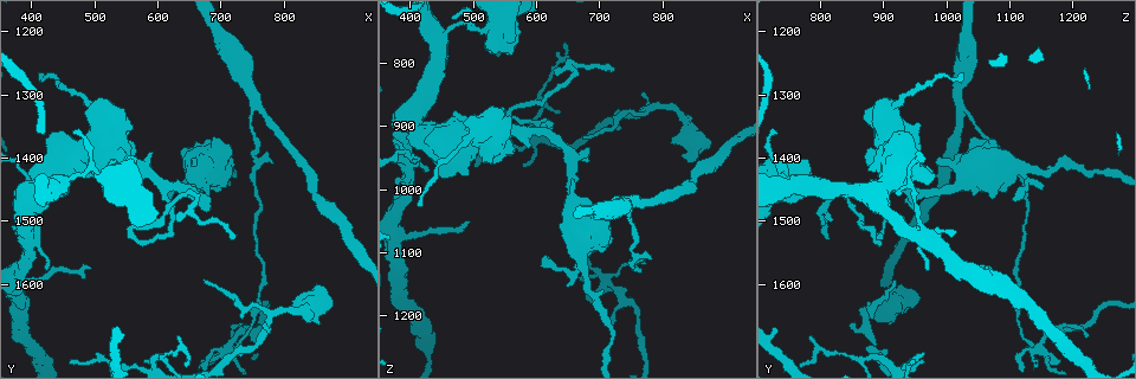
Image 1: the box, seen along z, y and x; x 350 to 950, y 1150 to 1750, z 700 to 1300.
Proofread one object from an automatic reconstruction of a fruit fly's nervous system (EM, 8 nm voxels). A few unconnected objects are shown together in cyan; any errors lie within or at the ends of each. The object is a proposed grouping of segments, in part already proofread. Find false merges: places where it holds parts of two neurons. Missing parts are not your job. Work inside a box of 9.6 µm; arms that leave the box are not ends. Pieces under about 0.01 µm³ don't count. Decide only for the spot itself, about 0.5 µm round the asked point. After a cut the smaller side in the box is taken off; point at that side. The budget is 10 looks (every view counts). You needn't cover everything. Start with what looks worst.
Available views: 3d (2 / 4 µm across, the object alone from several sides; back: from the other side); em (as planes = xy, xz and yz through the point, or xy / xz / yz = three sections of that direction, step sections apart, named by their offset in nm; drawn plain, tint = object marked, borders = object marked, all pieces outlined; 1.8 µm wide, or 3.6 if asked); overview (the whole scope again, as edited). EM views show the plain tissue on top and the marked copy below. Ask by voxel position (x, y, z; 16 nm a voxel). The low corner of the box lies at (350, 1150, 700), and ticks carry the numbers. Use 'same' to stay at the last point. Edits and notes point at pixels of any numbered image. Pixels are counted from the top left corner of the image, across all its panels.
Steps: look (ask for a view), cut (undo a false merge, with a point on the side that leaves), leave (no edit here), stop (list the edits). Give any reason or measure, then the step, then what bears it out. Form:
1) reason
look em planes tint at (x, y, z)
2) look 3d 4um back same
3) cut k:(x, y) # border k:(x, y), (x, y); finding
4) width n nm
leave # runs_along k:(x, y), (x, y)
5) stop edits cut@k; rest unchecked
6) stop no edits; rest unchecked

a fork
look 3d 4um at (655, 1460, 950)

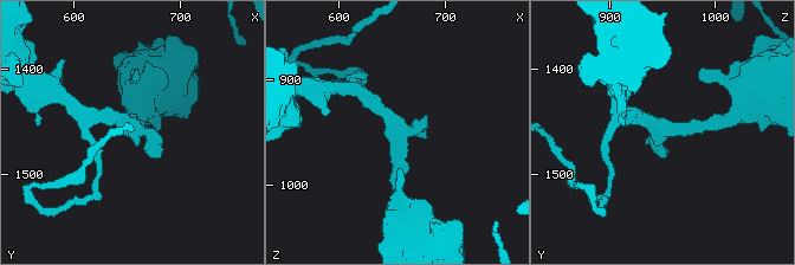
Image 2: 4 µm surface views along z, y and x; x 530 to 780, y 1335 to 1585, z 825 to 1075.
look em yz step 16 tint at (654, 1458, 950)

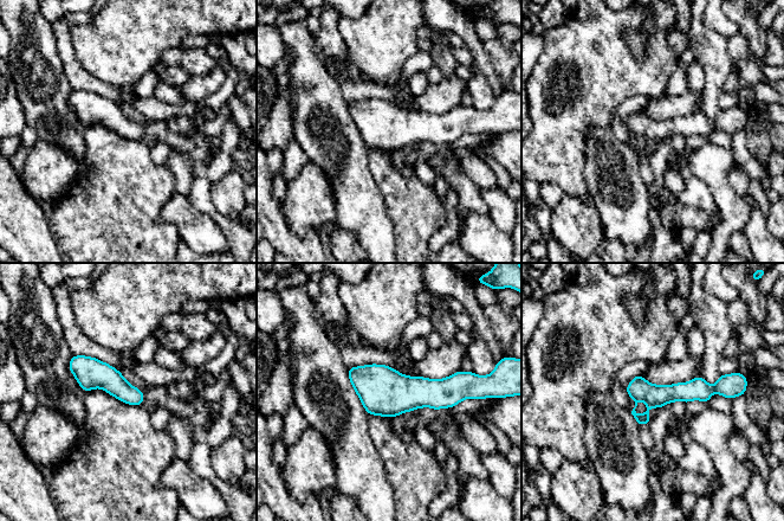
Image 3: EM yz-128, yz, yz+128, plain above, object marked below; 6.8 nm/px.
look em planes borders same

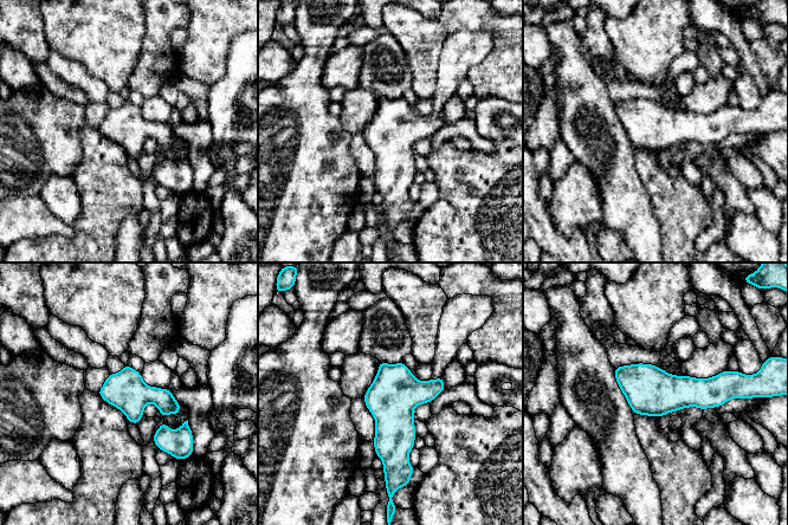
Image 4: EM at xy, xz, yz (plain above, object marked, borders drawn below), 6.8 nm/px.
leave # one neuron here

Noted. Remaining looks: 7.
sharp bend
look em xz step 16 tint at (395, 1515, 950)

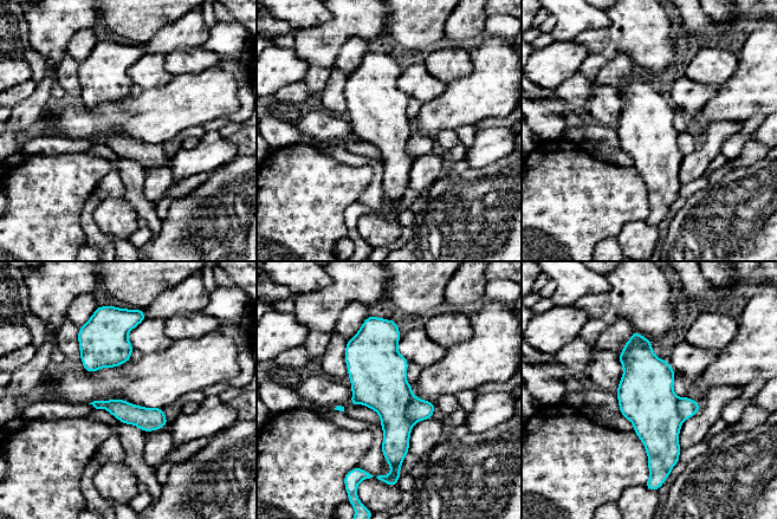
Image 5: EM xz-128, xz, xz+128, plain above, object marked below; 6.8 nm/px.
look em planes tint same

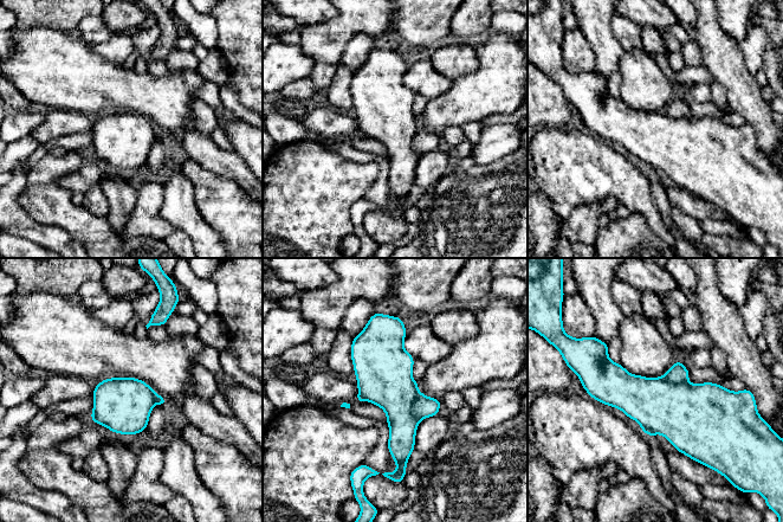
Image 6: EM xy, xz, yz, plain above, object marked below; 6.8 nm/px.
width 380 nm
cut 6:(424, 406) # border 6:(418, 393), (412, 412), (420, 420); a second neuron is stuck on

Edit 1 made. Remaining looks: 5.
look overview

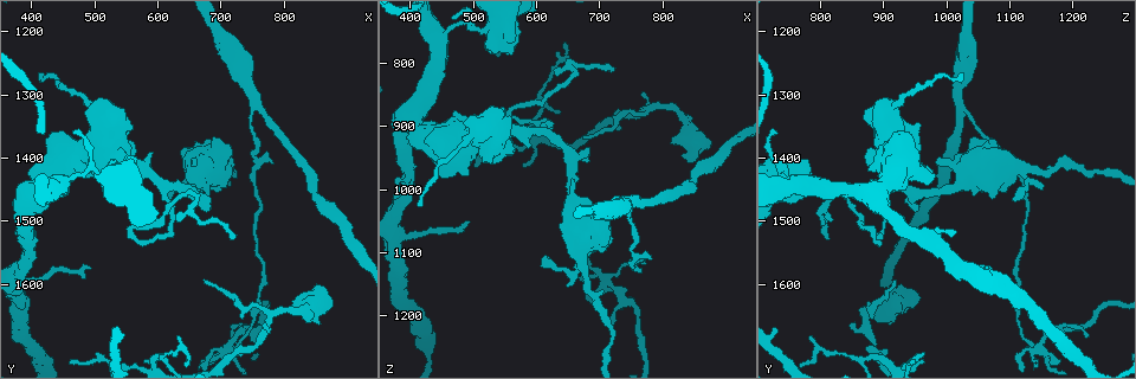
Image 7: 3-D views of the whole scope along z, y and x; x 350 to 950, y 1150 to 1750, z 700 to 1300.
two arms at a narrow angle
look 3d 4um at (455, 1390, 915)

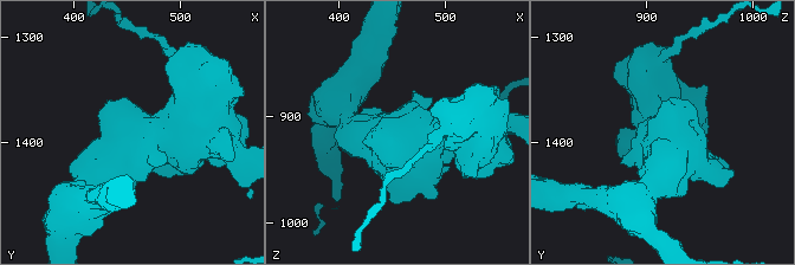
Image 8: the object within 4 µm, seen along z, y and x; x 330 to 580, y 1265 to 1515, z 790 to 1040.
need the tissue
look em 3.6um planes tint at (452, 1388, 916)

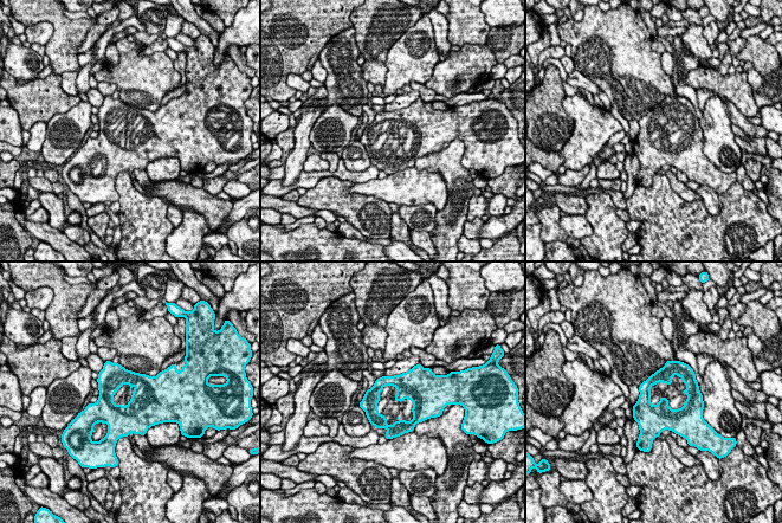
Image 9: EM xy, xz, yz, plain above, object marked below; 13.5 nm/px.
leave # all the same neuron

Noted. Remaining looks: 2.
look em planes tint at (660, 1495, 805)

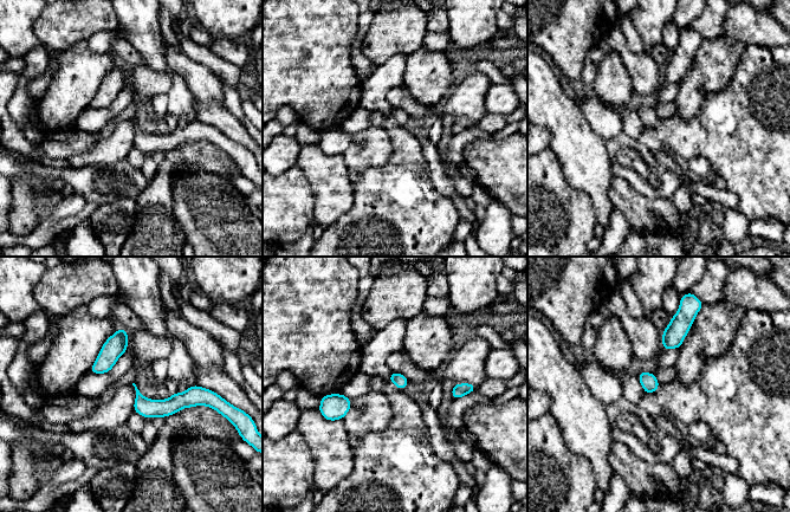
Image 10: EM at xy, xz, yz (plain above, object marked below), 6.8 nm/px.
leave # runs_along 10:(201, 395), (164, 408), (136, 408); continuous, no second neuron

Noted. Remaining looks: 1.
stop edits cut@6; rest unchecked

